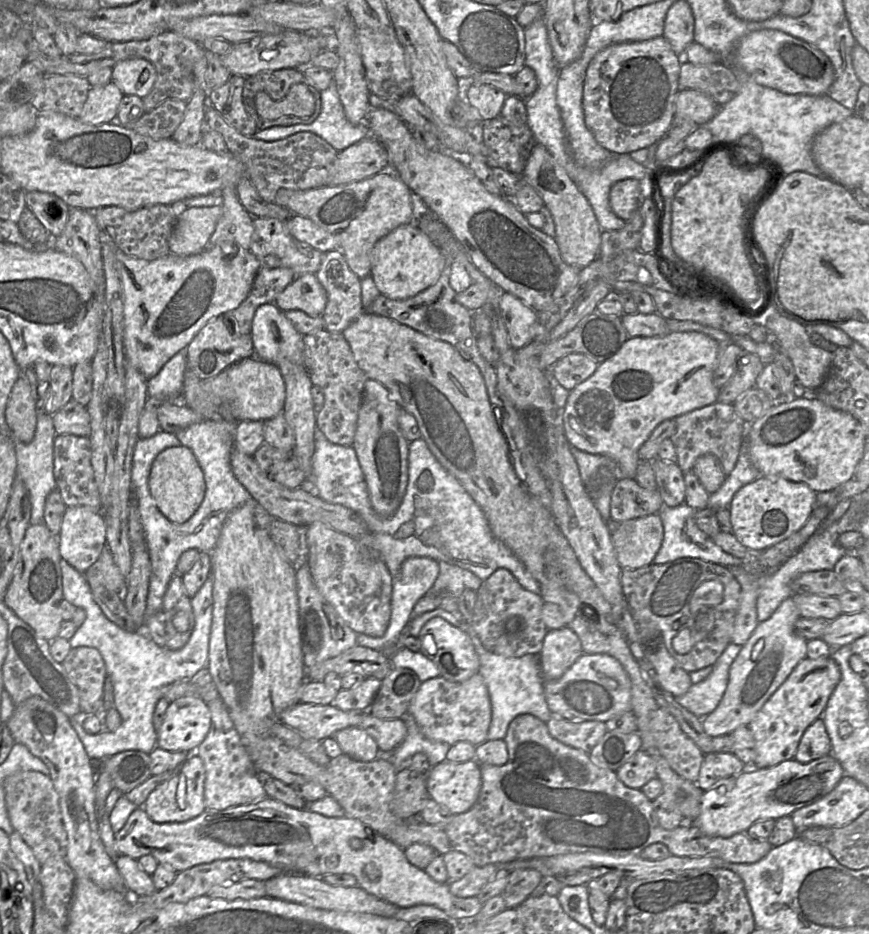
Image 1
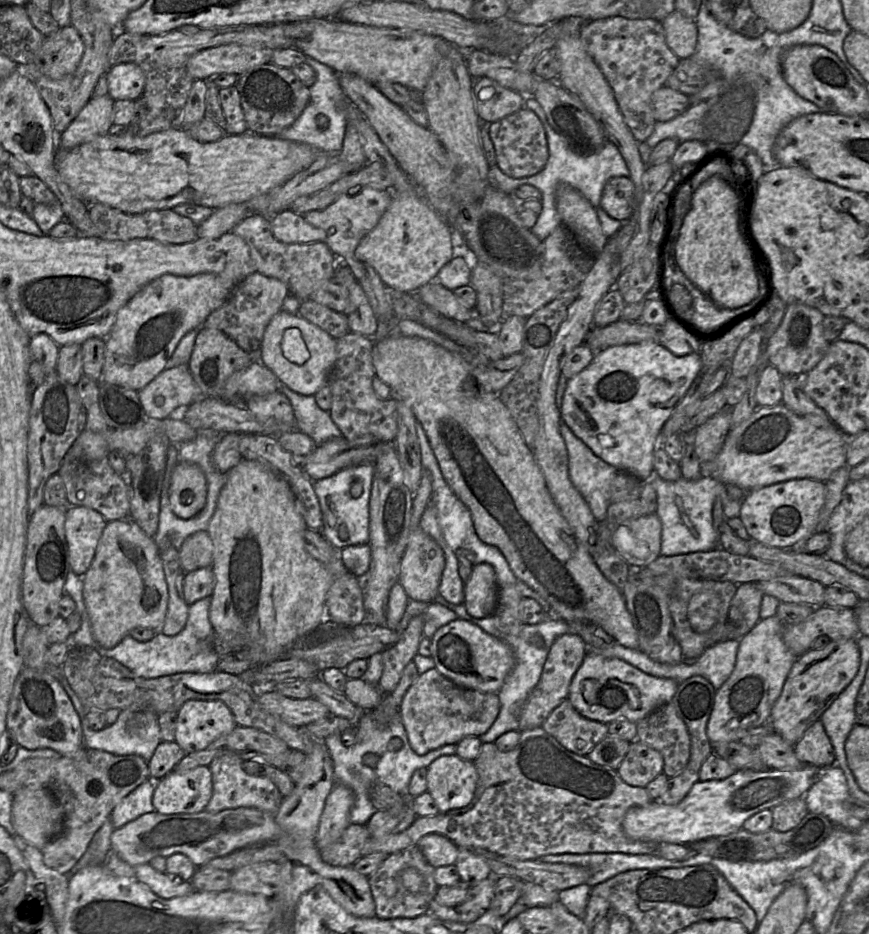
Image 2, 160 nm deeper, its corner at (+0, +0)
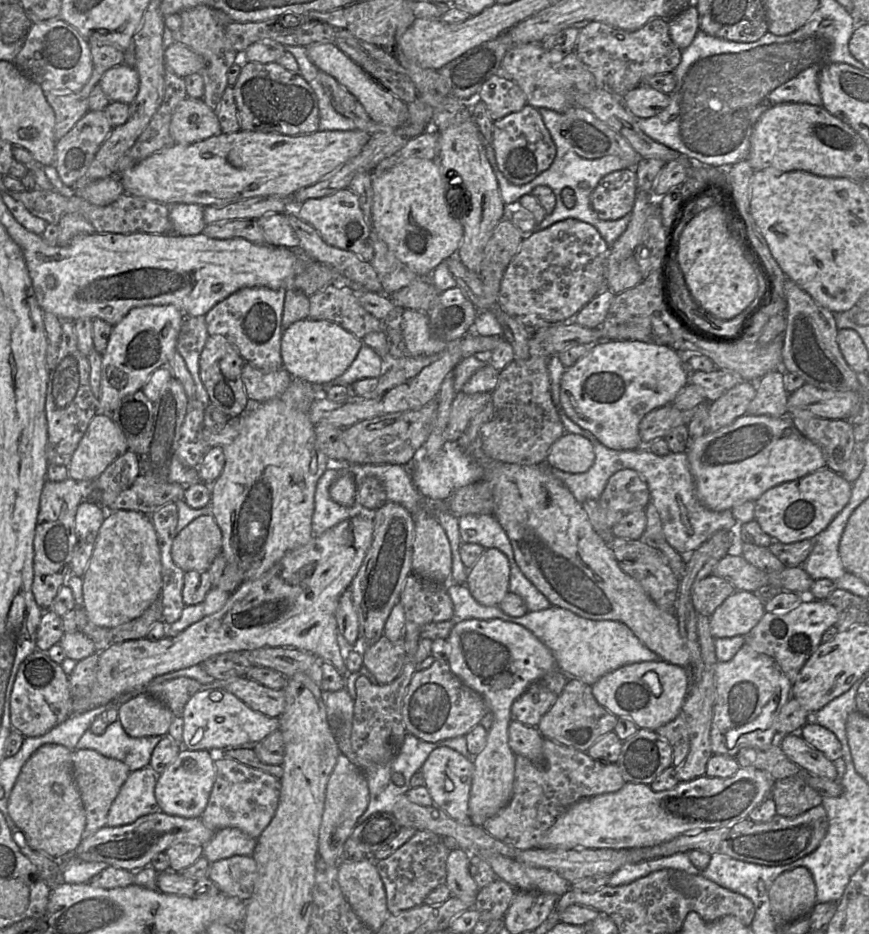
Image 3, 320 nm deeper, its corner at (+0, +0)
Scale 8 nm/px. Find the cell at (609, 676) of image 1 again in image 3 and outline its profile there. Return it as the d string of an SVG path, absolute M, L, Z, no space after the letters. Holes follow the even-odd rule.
M664 660L622 666L591 686L598 703L612 714L630 718L639 729L656 731L681 714L689 692L687 669Z

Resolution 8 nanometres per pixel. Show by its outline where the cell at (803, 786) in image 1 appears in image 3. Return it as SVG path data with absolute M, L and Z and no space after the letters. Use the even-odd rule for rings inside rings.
M746 767L730 777L700 776L690 781L678 782L672 789L655 792L650 785L626 782L616 792L581 799L565 811L540 838L537 848L611 848L631 849L650 847L668 842L692 831L703 831L733 825L743 819L767 797L771 796L774 779L766 772Z

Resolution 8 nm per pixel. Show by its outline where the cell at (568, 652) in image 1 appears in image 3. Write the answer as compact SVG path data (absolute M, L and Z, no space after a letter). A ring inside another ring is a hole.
M556 669L533 682L511 706L511 718L527 726L537 727L543 715L552 707L568 682L568 677Z

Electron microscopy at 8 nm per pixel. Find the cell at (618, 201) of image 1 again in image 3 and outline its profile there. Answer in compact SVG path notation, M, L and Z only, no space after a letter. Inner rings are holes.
M626 168L605 175L590 195L590 202L602 220L618 220L629 215L637 194L634 168Z

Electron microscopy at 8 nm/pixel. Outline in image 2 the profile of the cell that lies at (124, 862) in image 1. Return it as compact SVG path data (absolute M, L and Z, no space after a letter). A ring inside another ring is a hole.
M149 864L135 867L134 873L135 880L148 886L151 891L163 899L182 897L195 891L191 880L184 881L166 872L158 872Z

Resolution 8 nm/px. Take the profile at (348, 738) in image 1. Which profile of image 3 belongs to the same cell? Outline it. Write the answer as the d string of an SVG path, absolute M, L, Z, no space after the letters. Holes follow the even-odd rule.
M222 688L202 689L185 704L182 747L188 750L209 750L221 753L235 747L253 747L273 731L280 729L278 718L268 717L247 706L231 692Z

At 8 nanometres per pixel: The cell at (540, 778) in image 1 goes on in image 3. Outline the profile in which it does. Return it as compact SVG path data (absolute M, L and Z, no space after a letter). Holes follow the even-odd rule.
M544 738L542 746L544 766L516 755L513 796L496 815L487 819L482 828L497 840L516 849L538 847L540 838L567 811L581 799L616 792L626 783L616 763L595 760L587 752L561 745Z

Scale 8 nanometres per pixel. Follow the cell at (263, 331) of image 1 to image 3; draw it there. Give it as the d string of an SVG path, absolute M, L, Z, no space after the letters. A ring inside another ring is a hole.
M306 318L294 322L282 332L282 364L293 378L324 386L350 367L363 345L361 339L333 321Z

